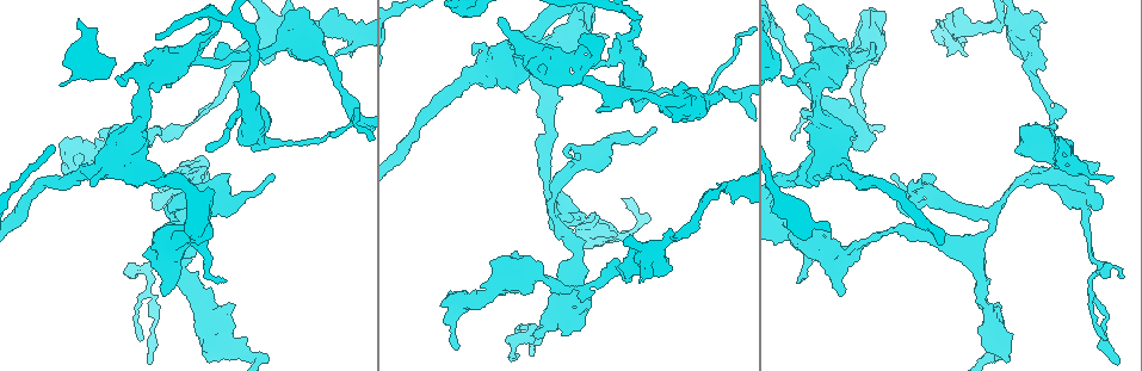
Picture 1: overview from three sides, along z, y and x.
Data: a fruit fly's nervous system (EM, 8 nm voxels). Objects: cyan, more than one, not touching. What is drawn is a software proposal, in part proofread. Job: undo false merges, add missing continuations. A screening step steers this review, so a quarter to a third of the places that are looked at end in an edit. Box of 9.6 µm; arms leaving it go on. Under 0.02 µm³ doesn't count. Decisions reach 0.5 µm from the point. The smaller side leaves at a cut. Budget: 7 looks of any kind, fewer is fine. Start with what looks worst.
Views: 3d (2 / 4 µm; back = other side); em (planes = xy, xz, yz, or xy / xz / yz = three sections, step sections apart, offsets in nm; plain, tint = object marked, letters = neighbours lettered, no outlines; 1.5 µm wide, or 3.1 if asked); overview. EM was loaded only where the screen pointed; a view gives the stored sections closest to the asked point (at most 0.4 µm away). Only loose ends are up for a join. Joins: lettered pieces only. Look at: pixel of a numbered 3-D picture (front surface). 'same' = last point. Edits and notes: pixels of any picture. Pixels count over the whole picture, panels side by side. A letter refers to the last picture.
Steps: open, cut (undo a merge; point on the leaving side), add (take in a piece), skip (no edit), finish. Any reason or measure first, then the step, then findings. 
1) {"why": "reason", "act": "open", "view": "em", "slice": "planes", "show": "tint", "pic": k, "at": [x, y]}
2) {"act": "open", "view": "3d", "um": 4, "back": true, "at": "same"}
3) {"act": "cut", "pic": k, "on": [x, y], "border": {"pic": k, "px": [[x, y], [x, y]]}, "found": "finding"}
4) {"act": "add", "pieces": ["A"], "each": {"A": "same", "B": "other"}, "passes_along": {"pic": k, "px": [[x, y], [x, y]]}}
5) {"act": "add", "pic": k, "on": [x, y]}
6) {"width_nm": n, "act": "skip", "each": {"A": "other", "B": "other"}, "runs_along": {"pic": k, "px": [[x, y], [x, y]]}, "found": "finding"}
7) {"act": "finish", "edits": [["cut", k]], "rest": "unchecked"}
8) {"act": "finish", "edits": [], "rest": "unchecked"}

{"why": "branch stops here", "act": "open", "view": "3d", "um": 2, "pic": 1, "at": [803, 110]}

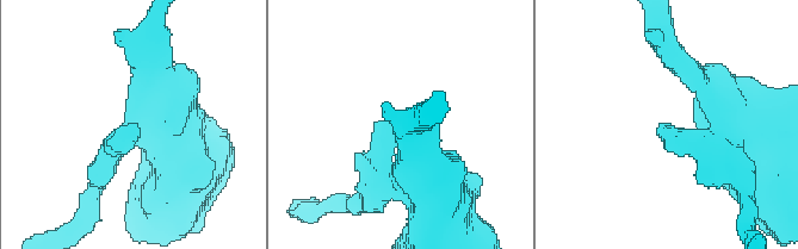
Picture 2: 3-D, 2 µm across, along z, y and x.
{"act": "open", "view": "em", "slice": "planes", "show": "letters", "pic": 2, "at": [658, 129]}

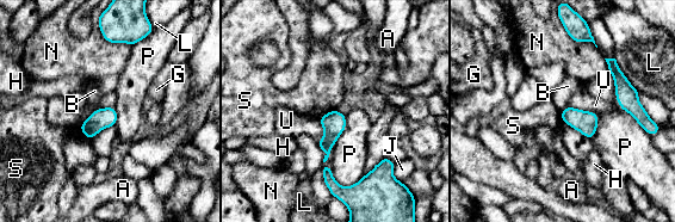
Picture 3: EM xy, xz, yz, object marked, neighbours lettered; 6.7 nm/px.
{"longest_contact_nm": ["L", 300], "act": "skip", "each": {"A": "other", "B": "other", "G": "other", "H": "other", "J": "other", "L": "other", "N": "other", "P": "other", "S": "other", "U": "other"}, "border": {"pic": 3, "px": [[568, 105], [561, 112]]}, "found": "none of them fits"}

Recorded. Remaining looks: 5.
{"why": "thick turns thin", "act": "open", "view": "3d", "um": 2, "pic": 1, "at": [738, 186]}

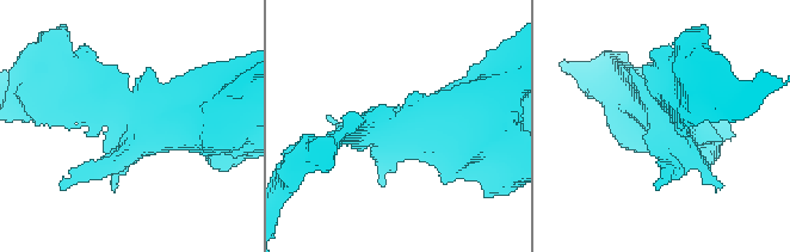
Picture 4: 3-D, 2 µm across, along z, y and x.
{"why": "need the tissue", "act": "open", "view": "em", "slice": "yz", "step": 4, "show": "tint", "pic": 4, "at": [123, 121]}

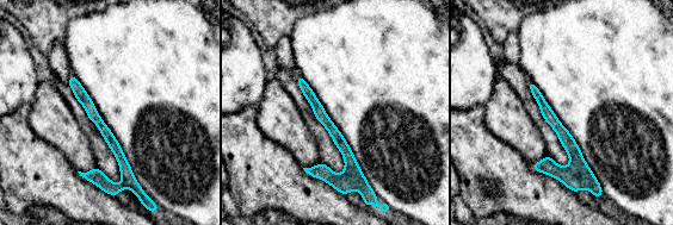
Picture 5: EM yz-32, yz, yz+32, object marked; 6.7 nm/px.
{"act": "open", "view": "em", "slice": "yz", "step": 4, "show": "letters", "at": "same"}

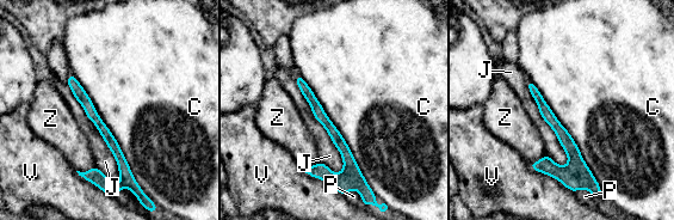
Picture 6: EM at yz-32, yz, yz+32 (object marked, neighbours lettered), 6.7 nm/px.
{"act": "skip", "each": {"C": "other", "J": "other", "P": "other", "V": "other", "Z": "other"}, "border": {"pic": 6, "px": [[70, 72], [153, 202]]}, "found": "one neuron here"}

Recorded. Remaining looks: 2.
{"why": "branch stops here", "act": "open", "view": "em", "slice": "planes", "show": "letters", "pic": 1, "at": [1122, 278]}

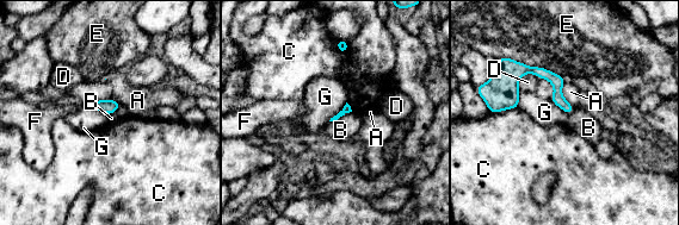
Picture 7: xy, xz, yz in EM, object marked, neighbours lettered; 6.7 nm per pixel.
{"act": "skip", "each": {"A": "other", "B": "other", "C": "other", "D": "other", "E": "other", "F": "other", "G": "other"}, "found": "none of them fits"}

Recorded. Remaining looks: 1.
{"act": "finish", "edits": [], "rest": "unchecked"}

